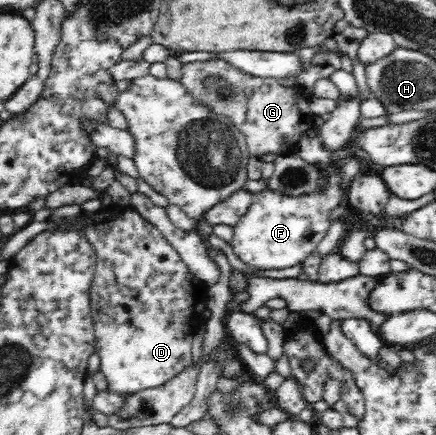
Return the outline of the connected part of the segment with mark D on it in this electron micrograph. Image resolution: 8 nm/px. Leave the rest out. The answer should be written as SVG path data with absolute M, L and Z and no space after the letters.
M114 205L96 212L84 212L82 221L85 235L98 256L90 303L95 353L101 361L100 371L107 378L108 391L128 396L159 387L191 366L191 344L205 322L210 285L191 273L172 243L131 206Z

